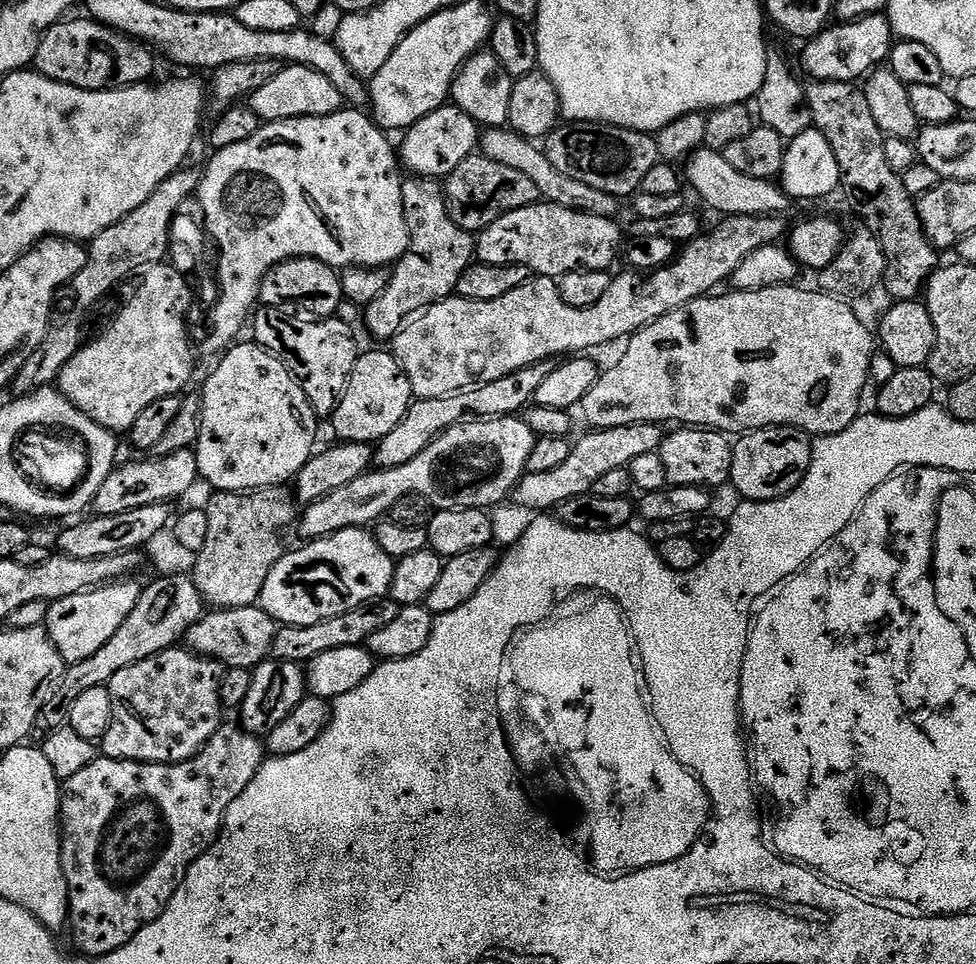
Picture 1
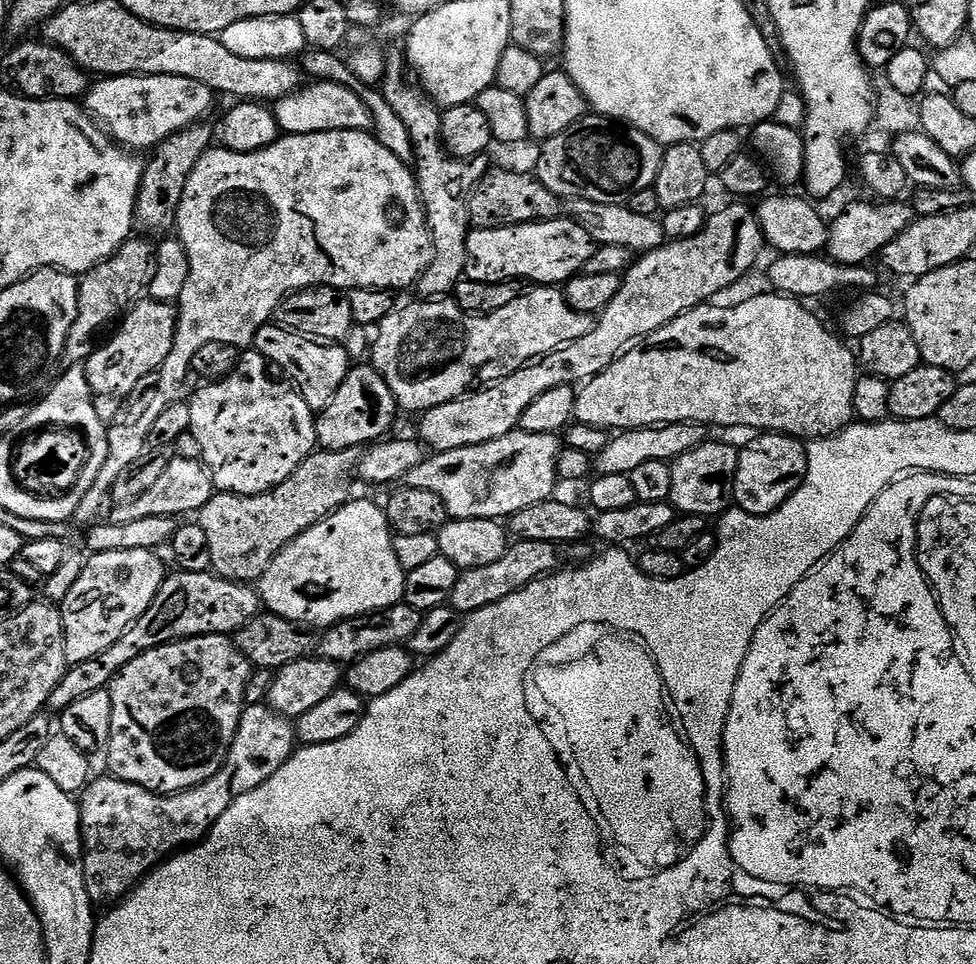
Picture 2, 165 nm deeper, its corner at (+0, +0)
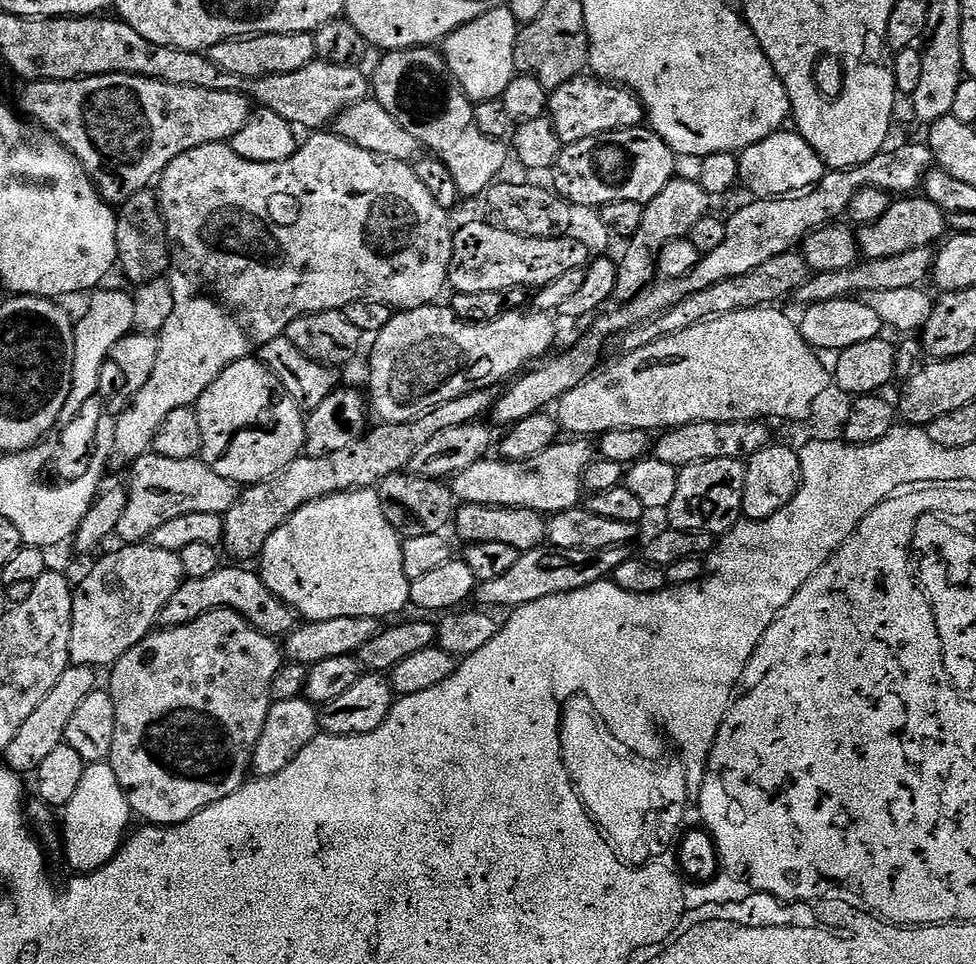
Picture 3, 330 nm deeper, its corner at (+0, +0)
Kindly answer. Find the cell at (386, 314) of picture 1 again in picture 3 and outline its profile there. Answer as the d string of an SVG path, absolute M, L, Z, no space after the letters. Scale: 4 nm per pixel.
M435 47L423 48L398 48L388 50L376 64L376 73L370 76L371 95L401 124L407 132L414 134L414 138L420 144L421 149L429 148L435 159L441 160L450 170L454 178L454 186L460 191L461 197L483 197L484 193L497 183L500 171L510 160L510 148L503 140L486 138L482 130L478 130L476 121L476 104L462 90L462 86L454 78L454 74L448 68L443 55Z

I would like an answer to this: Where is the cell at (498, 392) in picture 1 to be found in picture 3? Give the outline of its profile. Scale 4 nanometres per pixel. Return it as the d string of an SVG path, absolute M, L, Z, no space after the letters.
M908 142L900 150L880 152L870 158L870 162L859 164L854 169L825 171L823 178L806 192L794 196L780 196L776 200L753 199L748 202L752 204L742 205L732 217L727 217L724 225L726 236L722 238L722 244L703 253L698 266L694 266L686 279L657 279L620 306L617 312L612 312L609 316L601 315L595 321L597 324L593 326L592 332L586 333L569 352L564 352L561 356L553 355L547 362L525 371L509 392L497 395L490 413L491 419L496 419L498 423L504 424L503 426L511 426L522 418L530 418L534 414L551 409L570 390L574 390L574 386L578 386L597 371L596 363L600 360L600 351L604 348L604 339L607 336L612 336L615 332L623 334L637 324L655 320L660 313L670 310L683 300L690 289L694 292L706 290L726 278L750 274L750 270L758 270L758 266L770 262L770 258L778 258L784 252L793 251L804 237L817 228L839 221L848 211L850 198L854 198L854 194L861 192L863 188L875 188L878 192L889 194L915 193L921 187L925 174L933 169L933 166L932 151L928 149L927 143Z

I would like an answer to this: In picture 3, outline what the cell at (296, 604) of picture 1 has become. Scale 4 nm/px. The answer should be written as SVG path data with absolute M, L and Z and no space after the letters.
M349 490L347 492L336 492L333 496L323 496L321 500L310 502L302 506L290 517L281 528L274 530L270 538L266 538L266 546L261 550L258 557L258 571L262 582L283 602L288 605L293 613L301 612L305 621L329 620L330 618L354 618L355 616L375 616L385 618L400 612L410 604L410 581L406 578L406 570L402 570L402 537L395 532L382 514L382 502L379 491L376 490Z

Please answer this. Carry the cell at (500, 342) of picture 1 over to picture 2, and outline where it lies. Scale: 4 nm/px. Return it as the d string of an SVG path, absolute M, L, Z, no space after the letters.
M532 286L529 289L529 292L528 289L521 291L520 296L510 302L510 306L502 306L502 310L494 310L494 314L489 316L471 316L448 298L424 298L419 301L421 304L397 307L375 329L371 367L377 368L382 374L386 386L390 386L397 405L403 411L405 408L408 412L423 414L434 406L442 406L442 402L468 395L479 384L494 384L514 374L524 364L557 352L559 348L592 331L593 317L578 314L578 310L571 308L559 287Z

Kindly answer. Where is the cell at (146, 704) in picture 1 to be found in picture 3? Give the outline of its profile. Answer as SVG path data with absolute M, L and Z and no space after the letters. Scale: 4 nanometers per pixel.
M215 608L212 612L202 614L189 624L177 628L161 627L149 632L148 637L138 646L126 650L116 664L111 665L112 681L106 684L107 691L112 693L114 710L116 711L116 725L114 726L114 746L110 763L122 790L126 794L128 804L133 813L140 816L152 826L166 824L181 824L198 814L206 806L234 794L249 779L252 766L252 755L258 746L258 738L262 734L262 726L266 726L266 714L272 709L272 683L274 674L278 674L282 663L282 648L273 637L262 634L249 620L238 615L229 608Z

